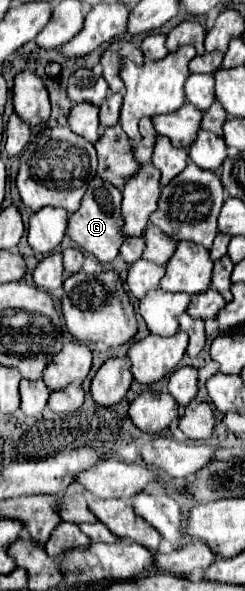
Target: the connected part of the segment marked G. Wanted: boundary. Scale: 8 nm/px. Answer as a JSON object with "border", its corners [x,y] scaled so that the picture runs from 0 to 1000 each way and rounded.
{"border":[[[392,298],[367,308],[367,318],[351,321],[351,328],[335,335],[327,352],[278,365],[278,393],[269,396],[318,413],[327,423],[384,430],[408,443],[465,440],[482,433],[482,420],[506,406],[490,342],[498,342],[498,325],[473,315],[457,315],[449,308],[424,308]]]}

